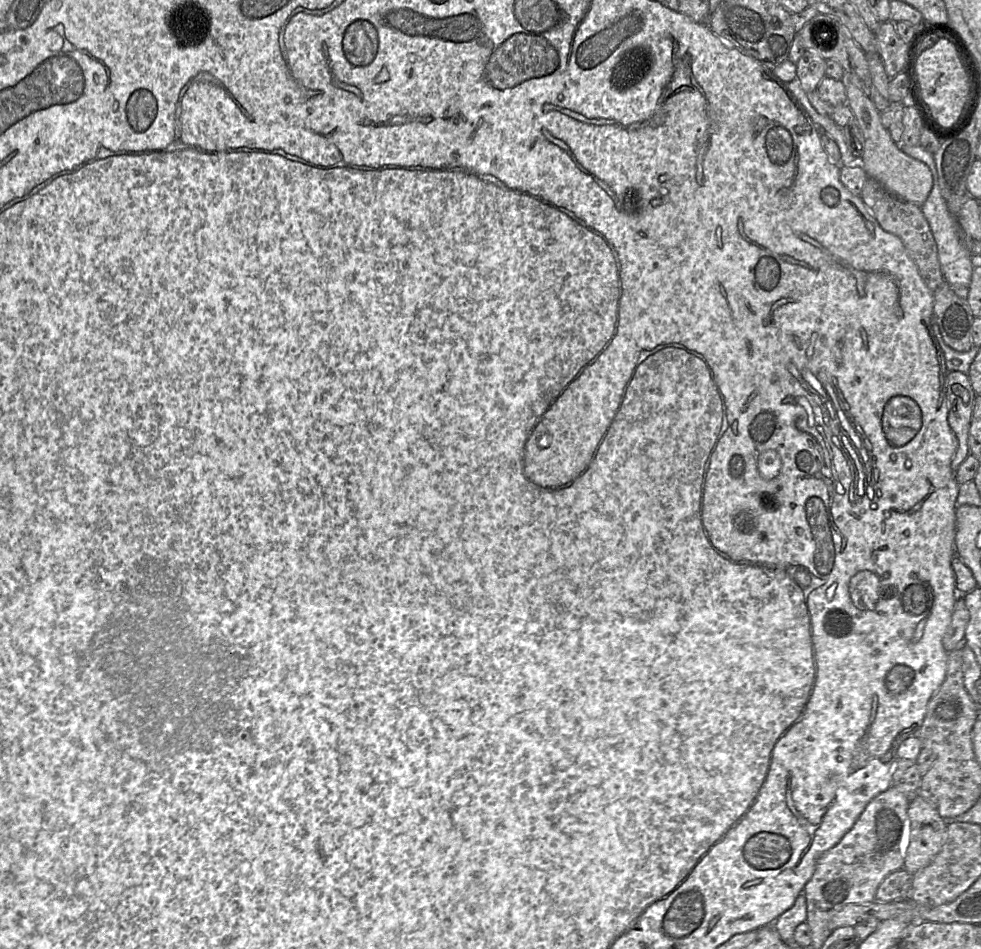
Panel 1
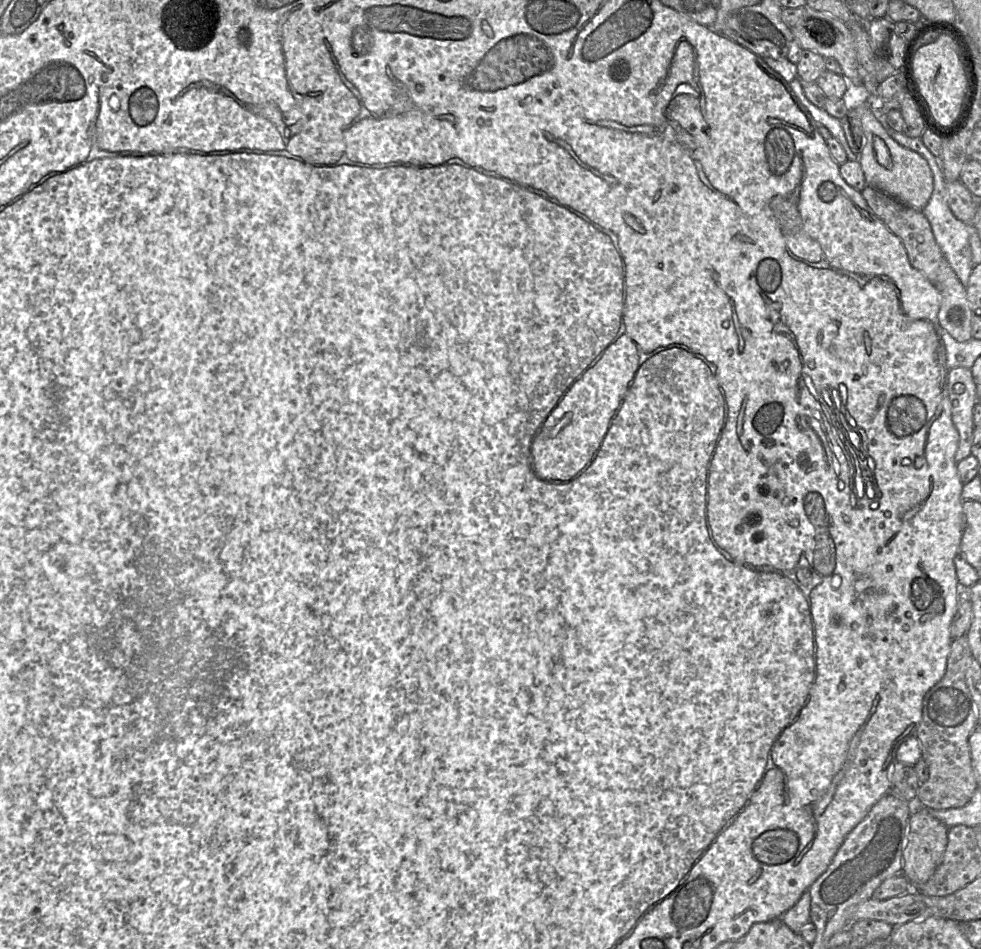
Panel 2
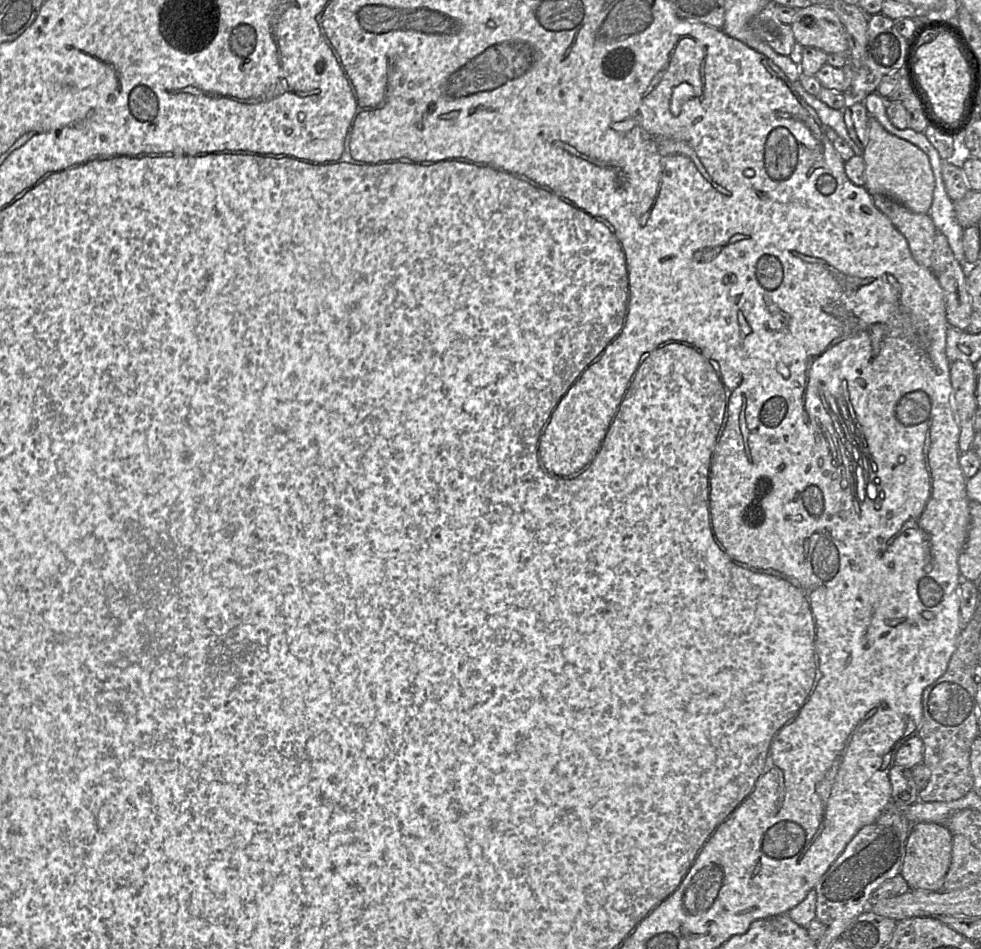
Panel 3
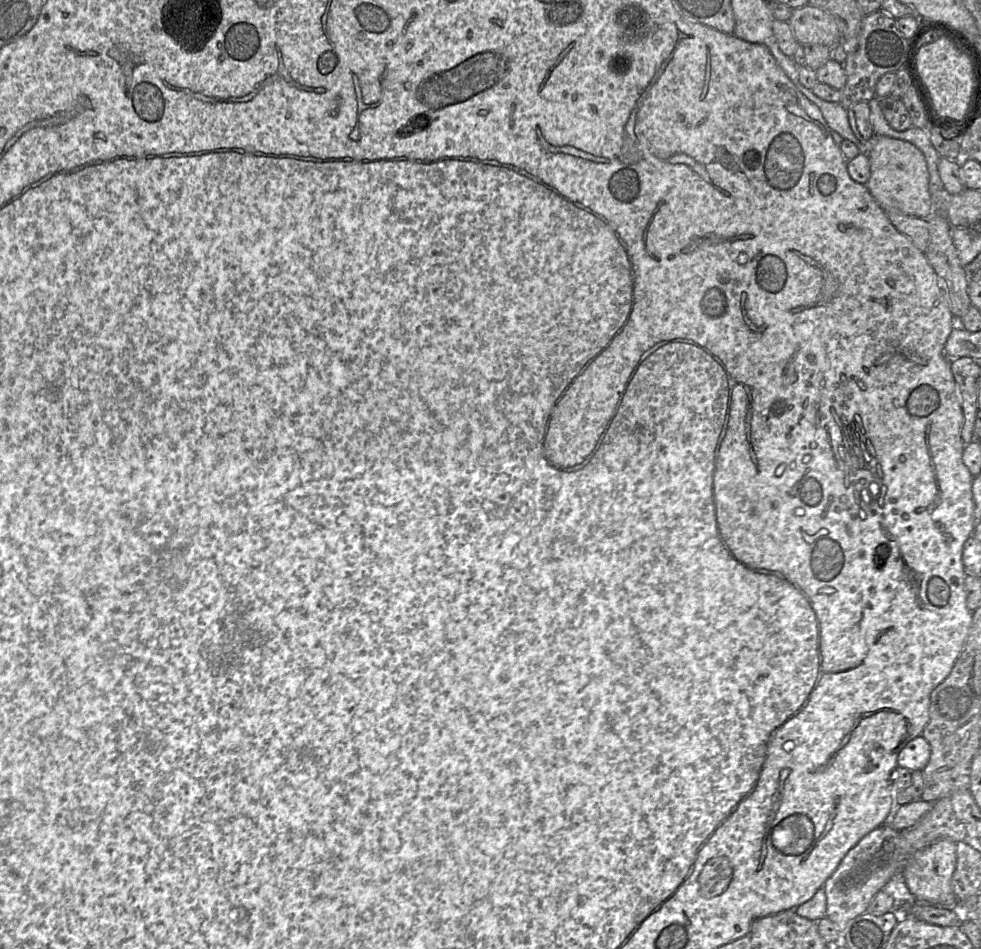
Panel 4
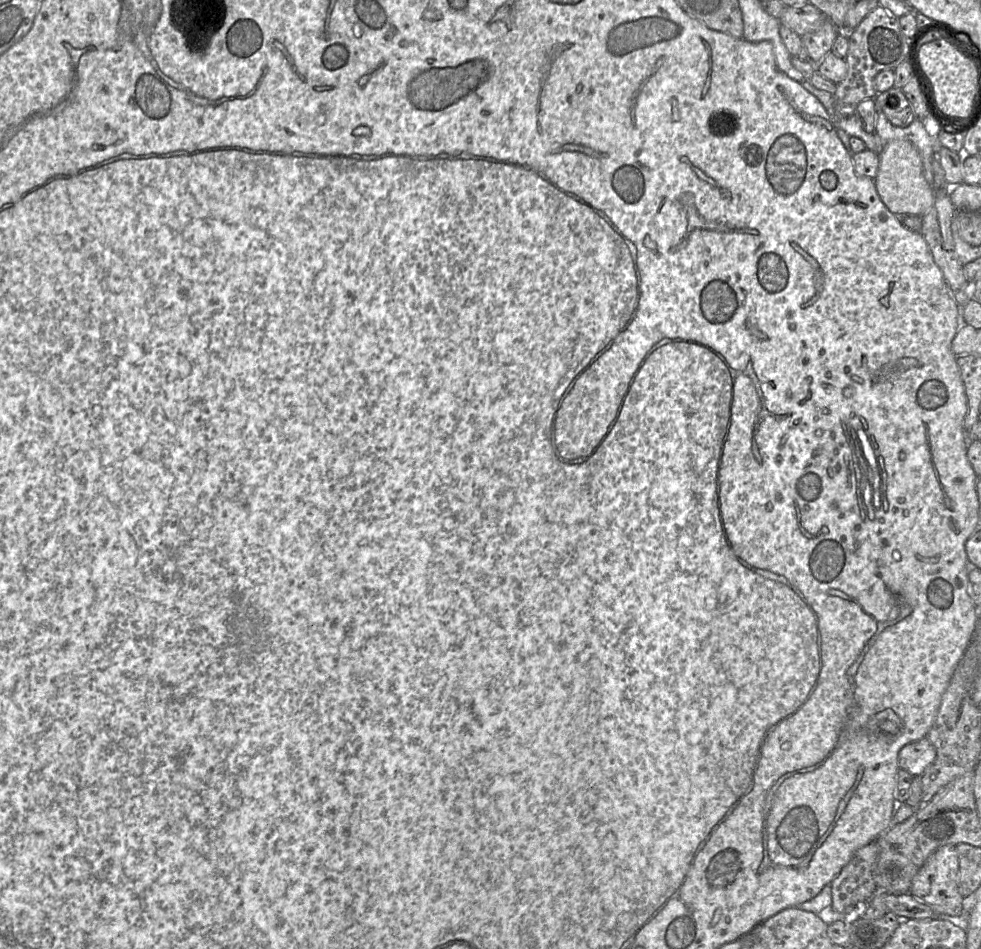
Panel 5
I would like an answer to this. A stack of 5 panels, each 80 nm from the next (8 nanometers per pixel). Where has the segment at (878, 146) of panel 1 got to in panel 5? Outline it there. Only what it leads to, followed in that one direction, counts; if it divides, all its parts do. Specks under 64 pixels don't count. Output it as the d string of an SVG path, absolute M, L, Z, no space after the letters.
M910 141L885 143L879 154L879 168L874 182L882 202L897 216L923 216L934 202L934 189L926 181L921 156Z

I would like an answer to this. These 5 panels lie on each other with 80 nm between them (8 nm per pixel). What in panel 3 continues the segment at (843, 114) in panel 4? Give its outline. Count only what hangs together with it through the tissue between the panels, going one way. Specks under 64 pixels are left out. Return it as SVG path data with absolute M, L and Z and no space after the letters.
M800 81L792 82L794 88L817 113L819 119L825 126L830 126L854 151L855 155L863 155L865 148L860 148L850 137L844 122L843 110L830 108L817 97L809 94Z

